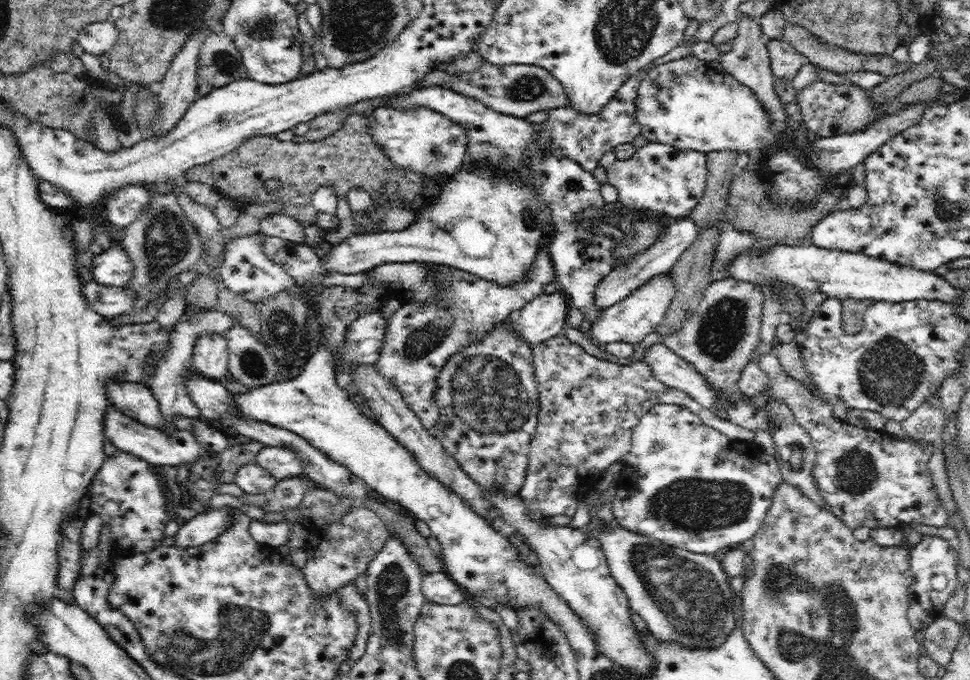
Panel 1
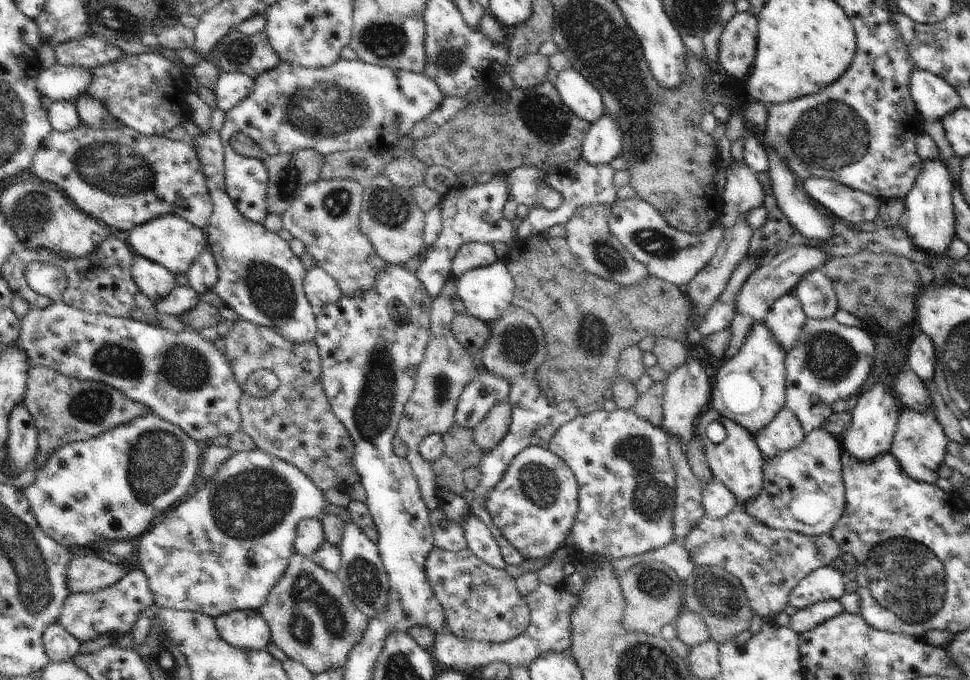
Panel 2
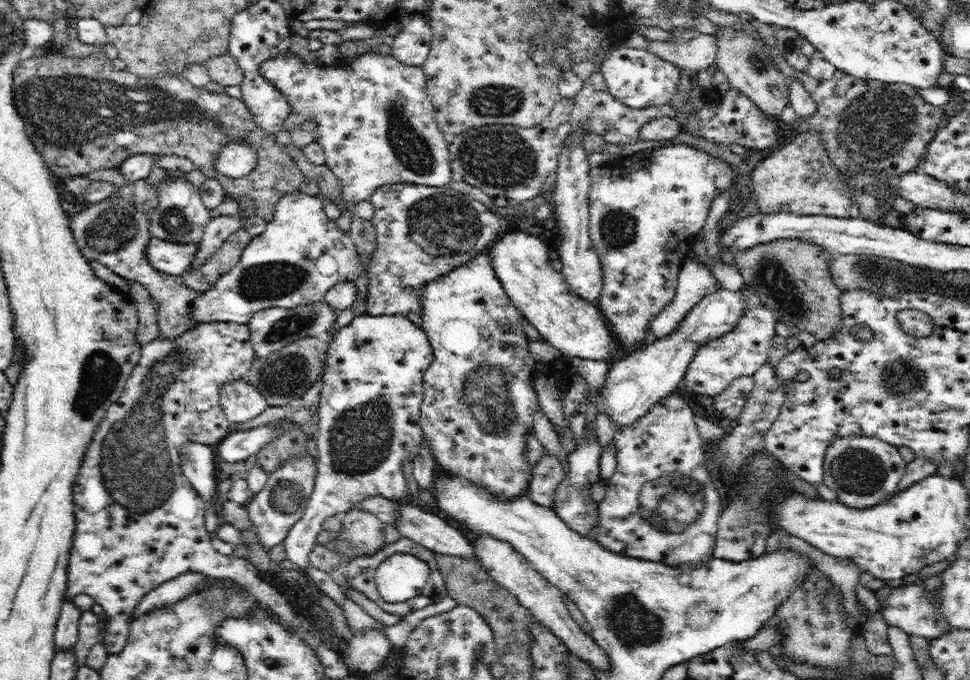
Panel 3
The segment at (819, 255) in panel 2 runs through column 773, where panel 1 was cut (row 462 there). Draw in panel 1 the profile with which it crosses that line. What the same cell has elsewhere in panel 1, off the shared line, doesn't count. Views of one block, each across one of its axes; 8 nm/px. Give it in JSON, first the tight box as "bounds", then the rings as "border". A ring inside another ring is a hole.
{"bounds":[255,446,304,480],"border":[[[264,446],[255,462],[266,468],[276,480],[298,477],[304,473],[304,461],[300,454],[284,446]]]}

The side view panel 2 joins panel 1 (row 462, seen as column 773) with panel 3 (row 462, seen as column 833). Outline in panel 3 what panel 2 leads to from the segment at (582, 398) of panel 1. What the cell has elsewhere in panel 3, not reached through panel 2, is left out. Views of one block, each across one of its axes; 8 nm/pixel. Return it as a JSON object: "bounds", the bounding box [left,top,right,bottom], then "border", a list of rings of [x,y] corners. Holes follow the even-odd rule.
{"bounds":[527,452,566,509],"border":[[[548,452],[533,466],[533,477],[527,495],[532,502],[552,509],[556,503],[556,488],[565,477],[566,469],[560,458]]]}

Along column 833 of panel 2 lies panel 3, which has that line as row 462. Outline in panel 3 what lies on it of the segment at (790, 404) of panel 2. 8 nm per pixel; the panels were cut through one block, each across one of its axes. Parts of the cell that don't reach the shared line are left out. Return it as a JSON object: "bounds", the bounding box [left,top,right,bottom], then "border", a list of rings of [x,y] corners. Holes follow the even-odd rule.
{"bounds":[283,314,435,567],"border":[[[368,314],[354,317],[329,340],[326,368],[322,377],[320,404],[317,408],[318,436],[317,474],[305,512],[292,525],[283,545],[287,559],[300,567],[309,566],[308,555],[316,544],[318,533],[326,518],[342,516],[366,498],[385,497],[398,502],[407,499],[408,486],[402,464],[420,454],[423,430],[419,423],[424,398],[424,374],[435,360],[426,331],[412,323],[407,315]]]}

